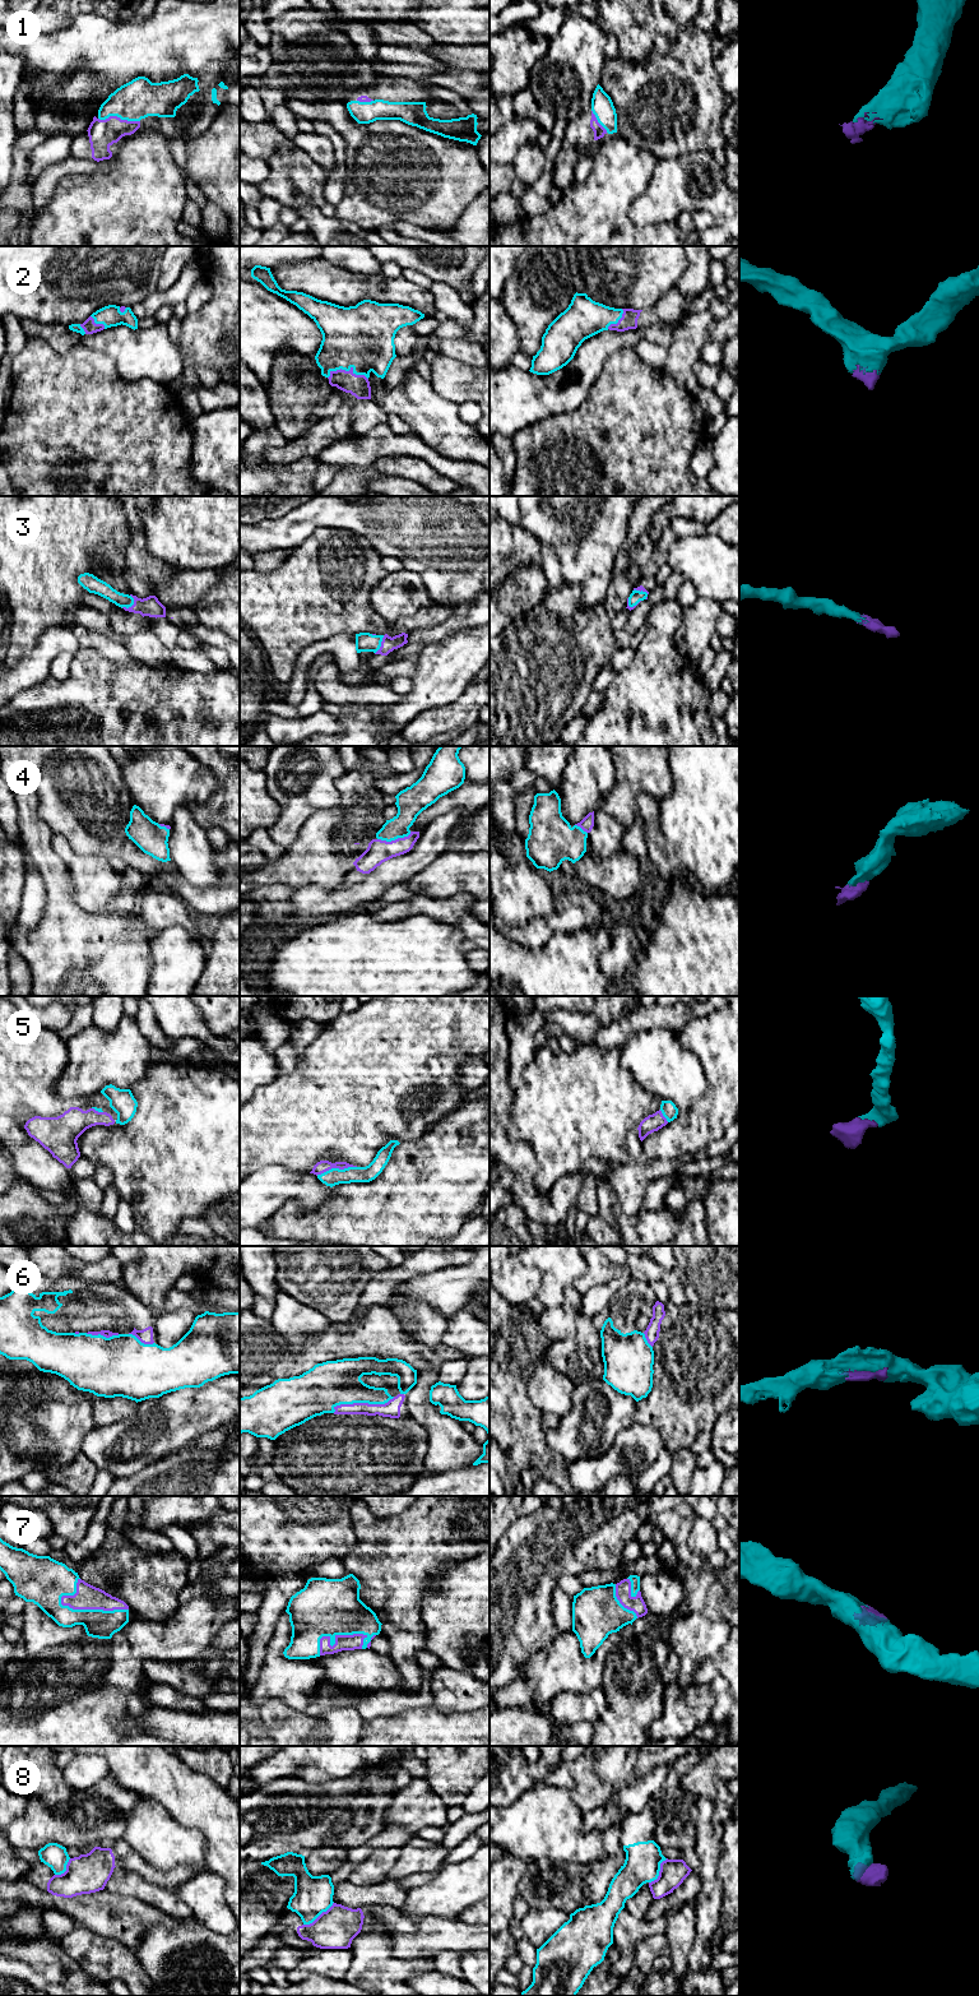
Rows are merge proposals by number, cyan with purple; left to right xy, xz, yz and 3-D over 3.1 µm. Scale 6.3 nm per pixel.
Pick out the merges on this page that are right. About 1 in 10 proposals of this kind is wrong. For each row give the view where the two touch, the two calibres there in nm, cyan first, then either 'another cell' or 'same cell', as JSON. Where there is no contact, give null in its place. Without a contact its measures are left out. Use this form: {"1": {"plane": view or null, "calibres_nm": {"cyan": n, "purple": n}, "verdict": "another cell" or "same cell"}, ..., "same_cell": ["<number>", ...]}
{"1": {"plane": "xy", "calibres_nm": {"cyan": 260, "purple": 180}, "verdict": "same cell"}, "2": {"plane": "xz", "calibres_nm": {"cyan": 400, "purple": 140}, "verdict": "same cell"}, "3": {"plane": "xy", "calibres_nm": {"cyan": 100, "purple": 120}, "verdict": "same cell"}, "4": {"plane": "xz", "calibres_nm": {"cyan": 170, "purple": 150}, "verdict": "same cell"}, "5": {"plane": "xz", "calibres_nm": {"cyan": 110, "purple": 80}, "verdict": "same cell"}, "6": {"plane": "xz", "calibres_nm": {"cyan": 280, "purple": 100}, "verdict": "same cell"}, "7": {"plane": "xy", "calibres_nm": {"cyan": 180, "purple": 160}, "verdict": "same cell"}, "8": {"plane": "xz", "calibres_nm": {"cyan": 240, "purple": 260}, "verdict": "another cell"}, "same_cell": ["1", "2", "3", "4", "5", "6", "7"]}

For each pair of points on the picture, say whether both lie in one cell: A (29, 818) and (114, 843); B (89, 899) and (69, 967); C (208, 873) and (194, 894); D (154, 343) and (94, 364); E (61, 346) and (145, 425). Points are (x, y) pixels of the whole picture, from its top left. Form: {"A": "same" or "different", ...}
{"A": "different", "B": "different", "C": "different", "D": "different", "E": "different"}

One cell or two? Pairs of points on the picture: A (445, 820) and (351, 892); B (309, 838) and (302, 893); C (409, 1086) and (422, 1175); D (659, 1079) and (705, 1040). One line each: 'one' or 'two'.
A: one
B: two
C: two
D: two

